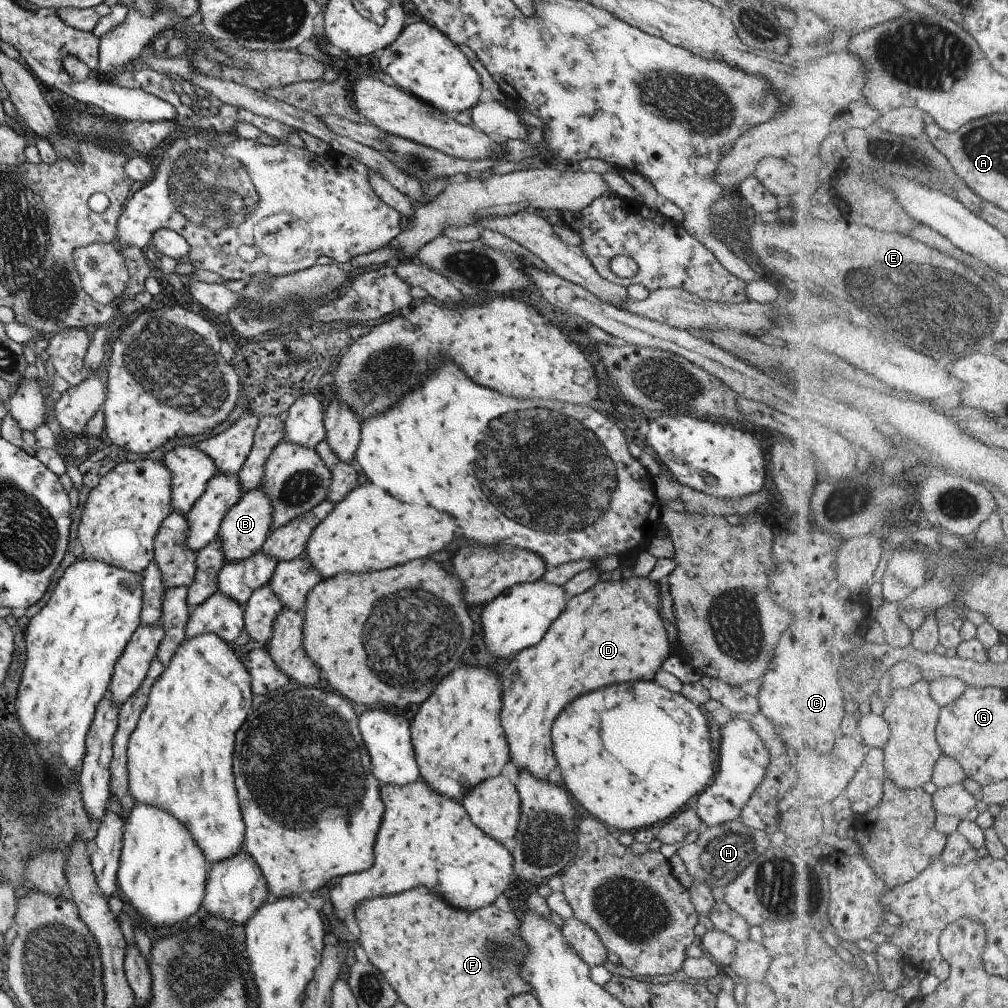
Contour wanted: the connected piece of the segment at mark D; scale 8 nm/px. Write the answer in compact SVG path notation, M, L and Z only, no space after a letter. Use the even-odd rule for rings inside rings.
M630 573L617 581L597 581L585 592L566 599L561 614L542 634L541 640L533 646L520 650L501 670L503 684L503 706L501 726L508 744L510 760L518 772L528 770L535 778L546 779L549 770L556 765L552 751L550 728L557 712L571 702L575 696L593 692L597 688L631 682L631 680L651 681L662 662L669 656L670 643L660 609L660 594L657 584L647 577L637 577Z

